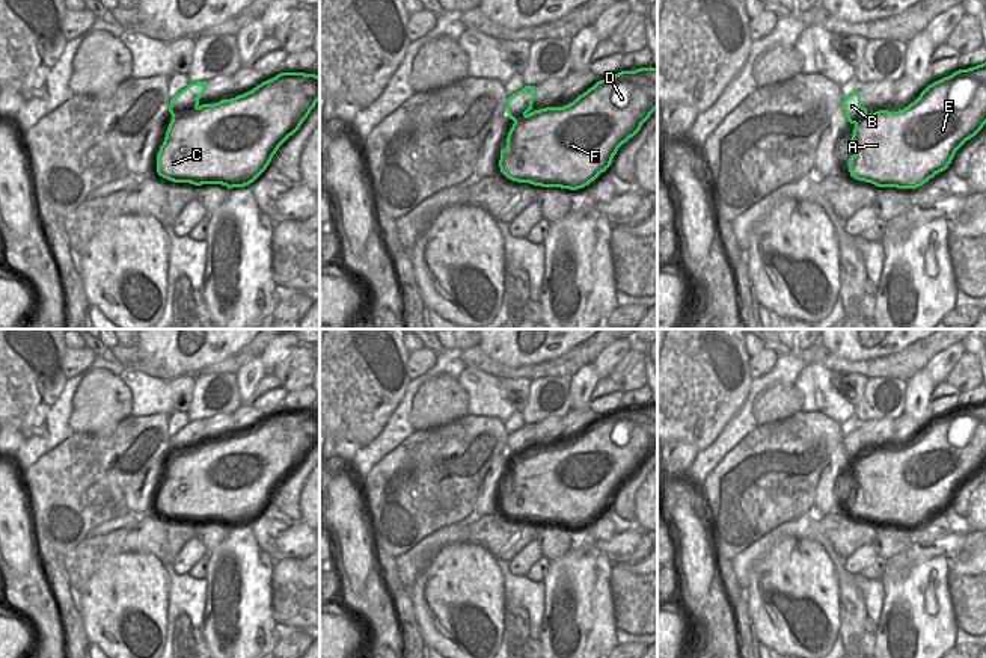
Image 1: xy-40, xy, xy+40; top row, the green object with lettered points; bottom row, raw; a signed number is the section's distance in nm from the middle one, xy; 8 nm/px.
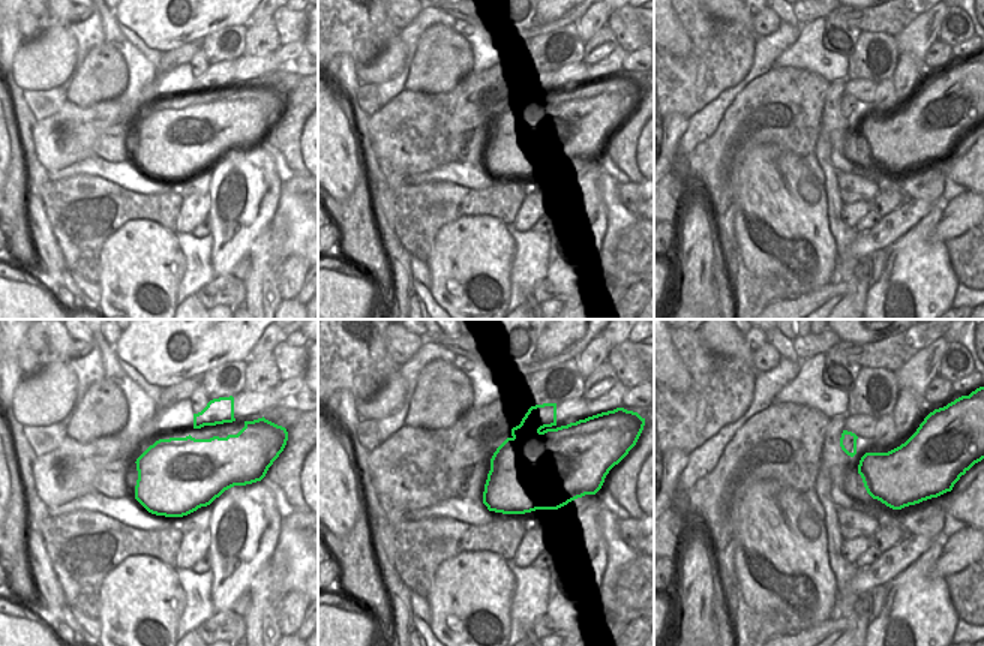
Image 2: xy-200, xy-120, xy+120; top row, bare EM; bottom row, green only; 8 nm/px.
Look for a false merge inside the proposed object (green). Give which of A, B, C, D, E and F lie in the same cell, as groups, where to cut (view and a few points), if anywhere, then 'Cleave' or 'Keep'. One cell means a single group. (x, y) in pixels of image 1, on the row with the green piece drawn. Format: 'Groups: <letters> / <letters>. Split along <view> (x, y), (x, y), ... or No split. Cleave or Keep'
Groups: A C D E F / B. Split along xy-40 (196, 106), (172, 118). Cleave

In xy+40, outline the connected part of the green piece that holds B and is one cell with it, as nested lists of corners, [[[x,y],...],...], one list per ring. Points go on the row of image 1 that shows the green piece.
[[[852,92],[844,97],[843,109],[847,121],[855,125],[867,115],[867,109],[861,106],[859,92]]]

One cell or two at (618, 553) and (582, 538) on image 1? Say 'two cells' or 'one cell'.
one cell

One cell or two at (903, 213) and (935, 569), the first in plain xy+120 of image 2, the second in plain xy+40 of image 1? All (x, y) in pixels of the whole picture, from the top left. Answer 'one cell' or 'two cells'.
two cells

